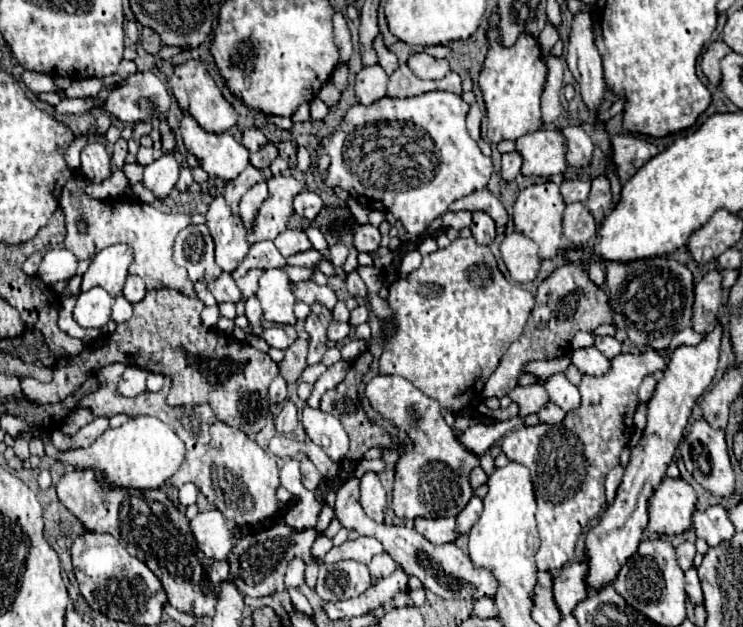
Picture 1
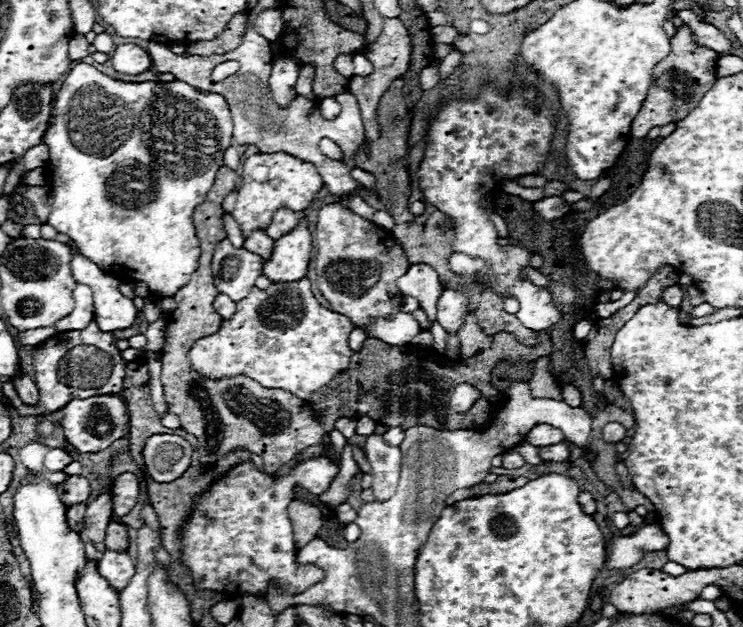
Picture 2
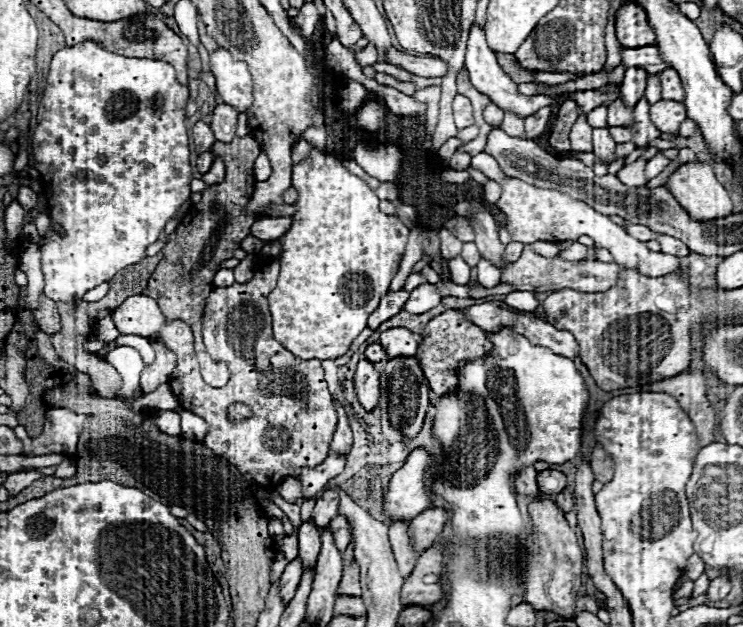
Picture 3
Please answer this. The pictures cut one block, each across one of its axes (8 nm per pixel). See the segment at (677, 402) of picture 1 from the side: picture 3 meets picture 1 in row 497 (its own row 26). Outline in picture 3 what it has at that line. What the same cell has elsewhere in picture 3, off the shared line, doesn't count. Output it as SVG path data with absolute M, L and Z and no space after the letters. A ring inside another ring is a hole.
M626 4L616 12L616 36L624 48L652 46L656 38L644 8L636 4Z

